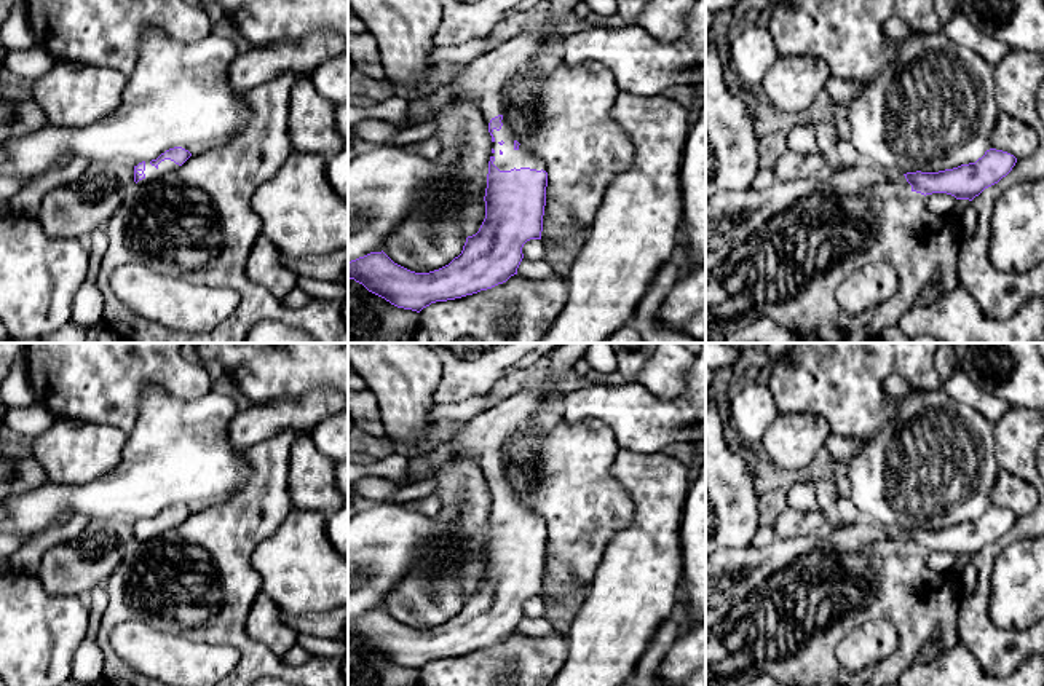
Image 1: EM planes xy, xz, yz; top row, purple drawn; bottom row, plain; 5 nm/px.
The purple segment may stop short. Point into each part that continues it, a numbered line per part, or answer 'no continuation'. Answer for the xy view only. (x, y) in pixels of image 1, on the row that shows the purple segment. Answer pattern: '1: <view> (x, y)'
1: xy (152, 173)

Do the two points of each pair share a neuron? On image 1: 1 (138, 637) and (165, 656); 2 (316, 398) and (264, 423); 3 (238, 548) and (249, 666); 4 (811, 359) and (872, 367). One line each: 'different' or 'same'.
1: same
2: same
3: same
4: same

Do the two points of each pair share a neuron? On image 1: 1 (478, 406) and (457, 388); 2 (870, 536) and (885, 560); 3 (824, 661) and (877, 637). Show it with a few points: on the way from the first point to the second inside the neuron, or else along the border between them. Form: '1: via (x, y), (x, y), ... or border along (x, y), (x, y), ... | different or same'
1: border along (486, 393), (458, 402), (436, 404) | different
2: border along (910, 548), (873, 552), (842, 551) | different
3: border along (861, 626), (837, 650), (837, 658), (845, 669) | different

